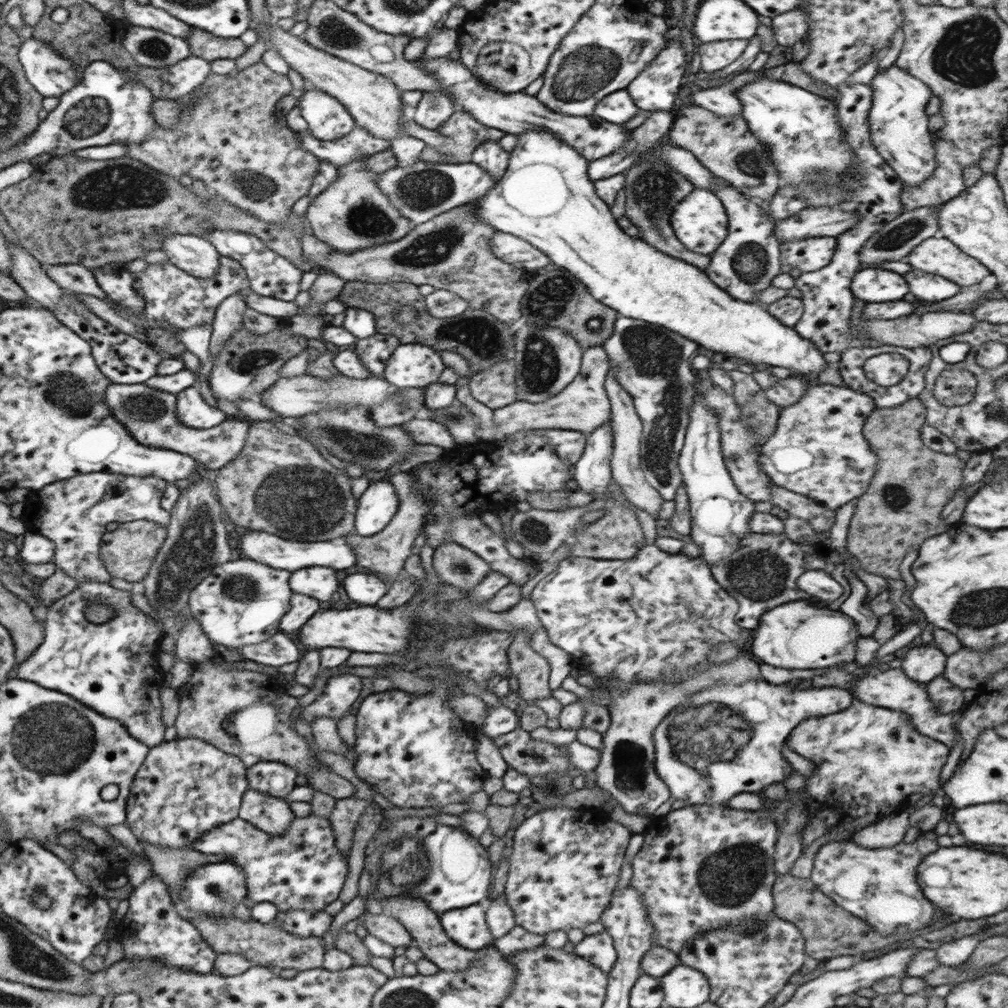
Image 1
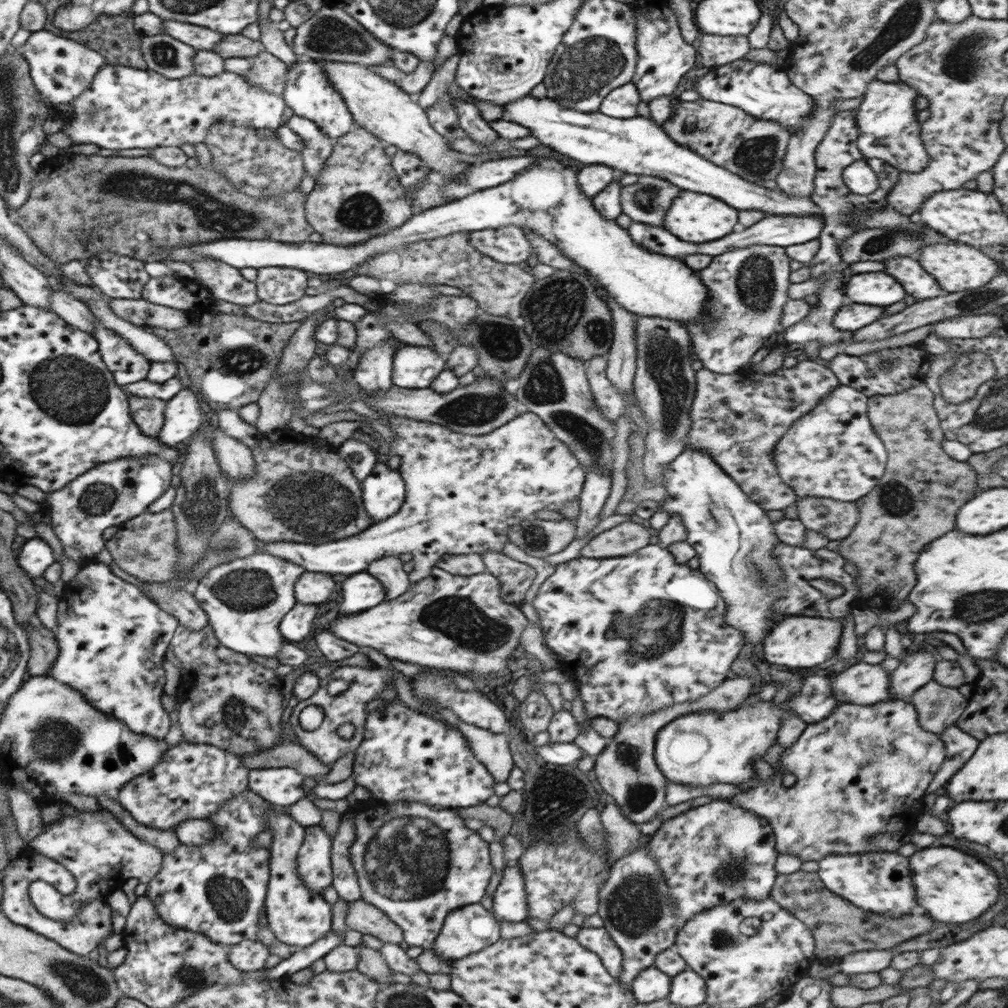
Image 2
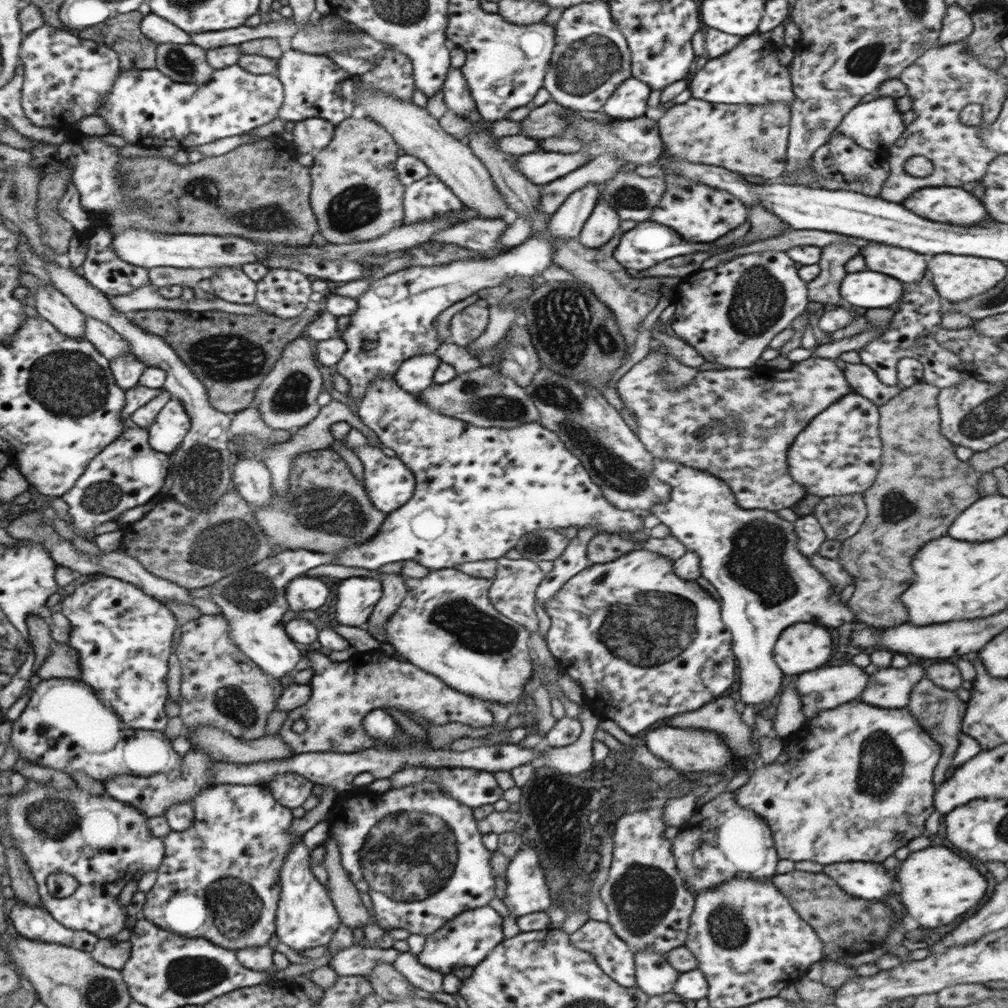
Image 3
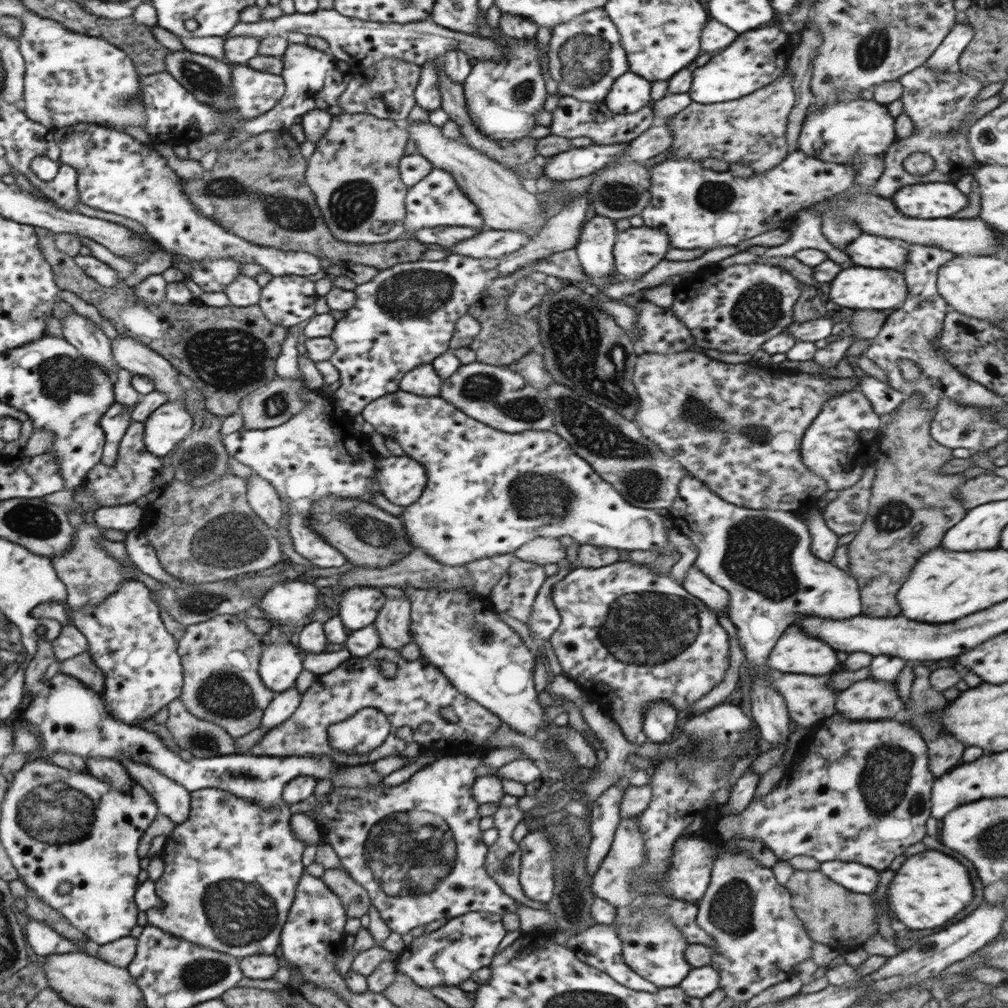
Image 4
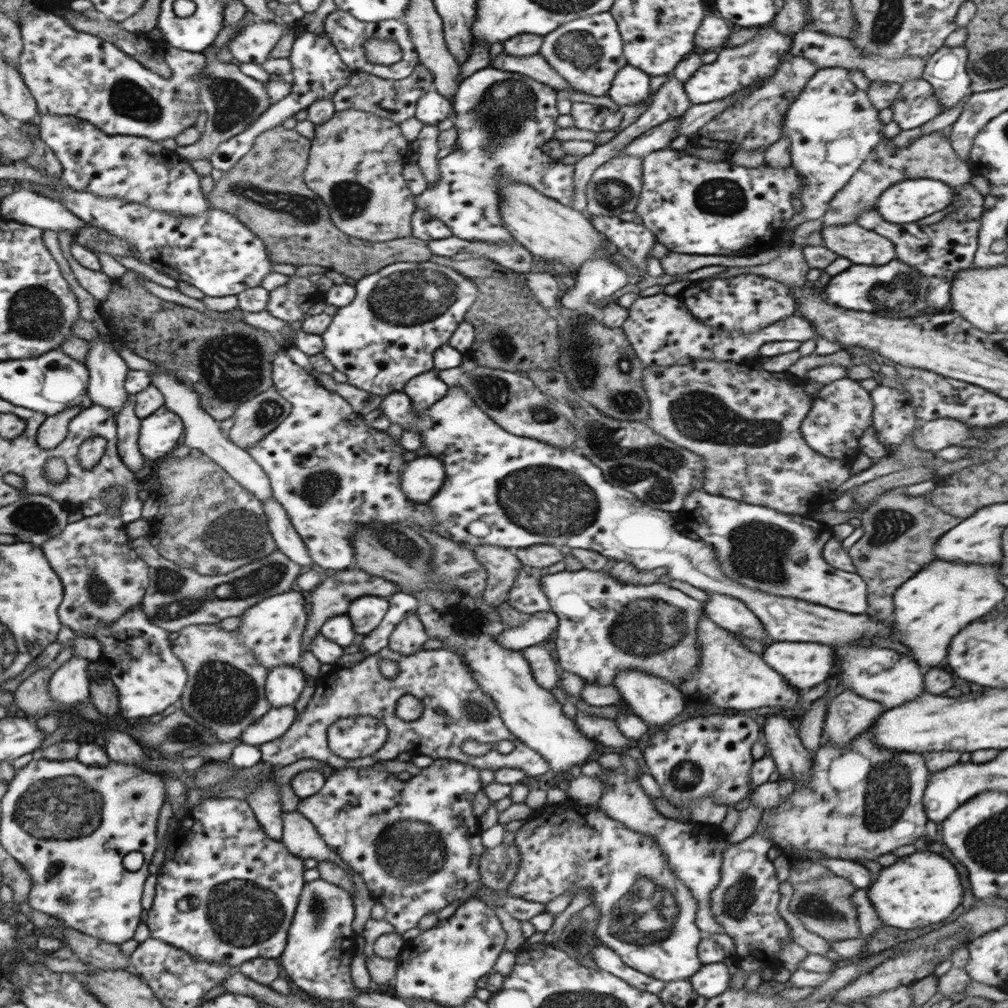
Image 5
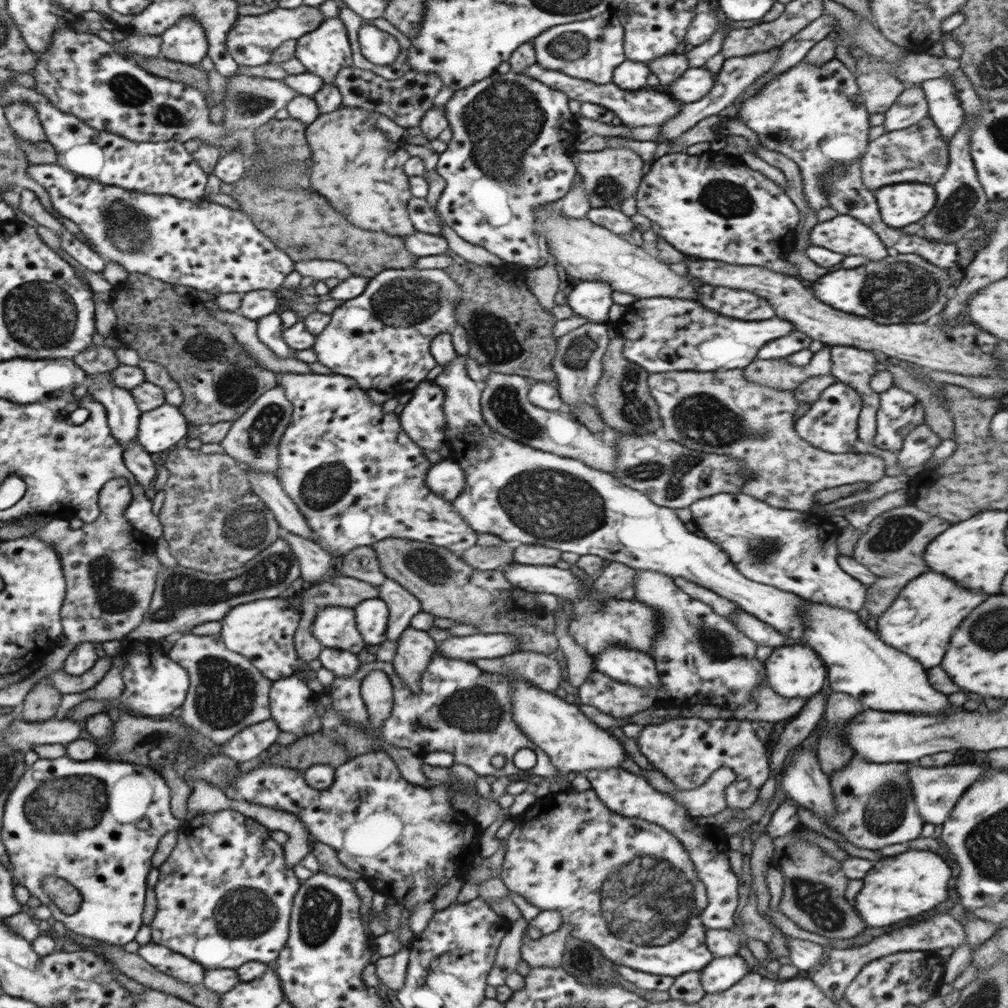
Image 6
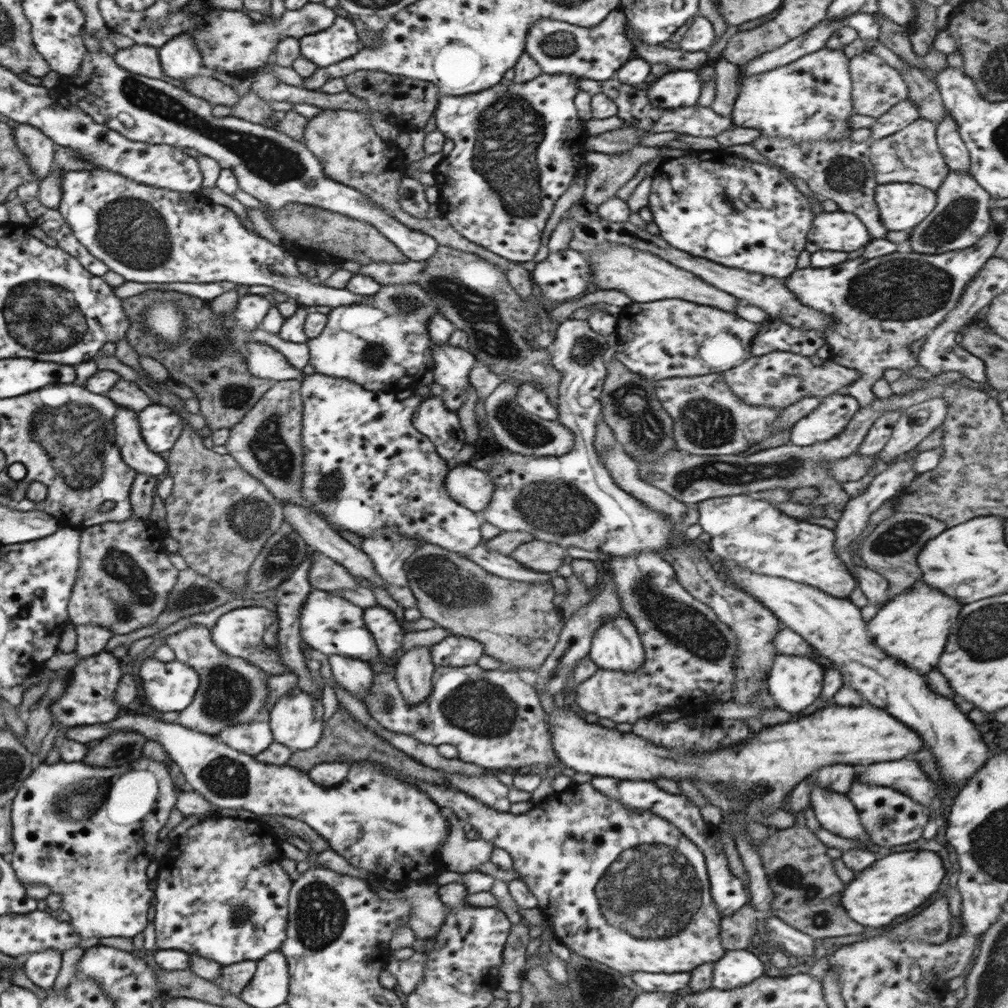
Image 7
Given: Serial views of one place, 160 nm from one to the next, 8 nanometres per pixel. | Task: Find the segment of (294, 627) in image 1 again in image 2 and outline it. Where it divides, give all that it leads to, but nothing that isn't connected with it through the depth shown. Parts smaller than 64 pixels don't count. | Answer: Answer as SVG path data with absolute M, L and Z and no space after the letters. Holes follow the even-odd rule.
M296 603L279 624L280 632L287 642L304 640L310 634L318 608L314 604Z

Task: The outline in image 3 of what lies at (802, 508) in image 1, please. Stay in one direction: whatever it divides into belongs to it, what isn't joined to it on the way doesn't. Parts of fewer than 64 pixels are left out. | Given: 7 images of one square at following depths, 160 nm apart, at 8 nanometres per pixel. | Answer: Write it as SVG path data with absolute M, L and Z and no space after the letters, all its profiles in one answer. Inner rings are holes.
M862 492L847 494L846 496L825 496L821 497L820 502L816 504L813 515L824 529L826 539L845 541L860 530L867 517L867 506Z

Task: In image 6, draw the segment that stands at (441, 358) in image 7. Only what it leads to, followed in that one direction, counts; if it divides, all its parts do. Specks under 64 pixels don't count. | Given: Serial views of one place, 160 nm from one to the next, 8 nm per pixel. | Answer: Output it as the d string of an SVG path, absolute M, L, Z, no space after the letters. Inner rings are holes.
M457 355L450 365L442 368L442 373L434 383L445 392L443 408L448 424L445 428L447 440L454 438L464 440L464 436L468 434L472 440L468 442L468 448L464 446L464 450L456 452L458 458L455 462L460 464L460 468L464 471L466 488L451 500L453 509L462 516L472 530L479 534L493 534L499 536L501 540L520 544L546 545L560 552L574 552L580 556L596 555L611 562L621 562L635 570L653 570L674 579L680 576L734 601L742 611L769 624L774 630L792 638L796 643L804 640L805 618L800 615L798 608L805 604L805 599L746 578L734 568L726 551L706 537L688 531L674 509L654 504L646 493L625 486L610 473L591 468L581 460L539 451L496 432L482 418L482 386L470 379L466 360L468 356ZM472 450L478 450L478 466L470 466L470 462L462 458L468 456L468 452Z

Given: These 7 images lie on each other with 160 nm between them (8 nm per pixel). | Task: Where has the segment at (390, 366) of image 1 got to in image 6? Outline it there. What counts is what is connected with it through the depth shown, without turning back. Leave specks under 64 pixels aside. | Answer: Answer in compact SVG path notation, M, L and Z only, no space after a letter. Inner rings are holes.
M425 379L409 394L409 401L400 414L404 432L424 450L437 451L447 444L444 393L434 382Z

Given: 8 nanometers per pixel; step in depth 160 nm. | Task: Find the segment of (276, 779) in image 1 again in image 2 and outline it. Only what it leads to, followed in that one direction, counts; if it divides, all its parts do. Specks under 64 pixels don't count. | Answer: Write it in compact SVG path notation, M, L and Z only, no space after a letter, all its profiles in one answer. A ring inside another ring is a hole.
M261 768L249 769L249 789L258 793L264 800L278 808L287 809L291 804L297 803L306 796L302 782L305 776L293 768Z

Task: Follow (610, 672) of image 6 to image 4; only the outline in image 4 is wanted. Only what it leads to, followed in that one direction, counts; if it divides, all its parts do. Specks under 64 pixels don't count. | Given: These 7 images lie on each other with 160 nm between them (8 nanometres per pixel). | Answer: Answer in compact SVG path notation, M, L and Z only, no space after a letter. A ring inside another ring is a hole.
M657 700L651 704L644 717L643 733L652 742L668 742L676 739L678 710L667 700Z

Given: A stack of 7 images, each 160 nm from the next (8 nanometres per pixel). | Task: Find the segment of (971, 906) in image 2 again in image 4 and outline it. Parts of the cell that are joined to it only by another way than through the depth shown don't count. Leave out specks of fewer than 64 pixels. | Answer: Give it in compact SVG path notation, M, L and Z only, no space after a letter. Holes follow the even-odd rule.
M930 850L910 856L900 870L896 872L890 890L888 890L888 906L894 916L904 922L912 930L936 928L952 920L958 912L962 912L974 896L974 886L970 882L968 870L948 854Z

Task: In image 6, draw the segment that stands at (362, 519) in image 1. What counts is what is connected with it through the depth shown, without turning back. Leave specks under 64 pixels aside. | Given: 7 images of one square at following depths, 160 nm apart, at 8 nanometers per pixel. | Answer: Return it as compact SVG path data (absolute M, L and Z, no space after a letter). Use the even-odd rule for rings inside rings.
M443 460L430 466L430 472L426 472L426 487L447 501L455 499L464 488L466 479L460 464L455 461Z

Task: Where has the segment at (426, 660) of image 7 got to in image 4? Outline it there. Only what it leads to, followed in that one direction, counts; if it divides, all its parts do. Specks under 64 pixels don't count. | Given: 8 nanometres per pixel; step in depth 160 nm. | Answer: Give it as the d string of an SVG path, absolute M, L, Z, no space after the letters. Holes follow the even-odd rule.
M406 597L387 598L382 605L382 610L373 623L382 647L399 651L413 640L410 632L410 601Z

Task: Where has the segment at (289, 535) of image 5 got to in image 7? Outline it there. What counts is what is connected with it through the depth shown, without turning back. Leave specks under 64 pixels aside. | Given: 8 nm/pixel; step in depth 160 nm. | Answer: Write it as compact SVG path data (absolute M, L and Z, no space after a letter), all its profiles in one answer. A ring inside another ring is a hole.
M314 551L309 559L308 582L313 589L334 592L352 590L358 586L354 576L328 555Z

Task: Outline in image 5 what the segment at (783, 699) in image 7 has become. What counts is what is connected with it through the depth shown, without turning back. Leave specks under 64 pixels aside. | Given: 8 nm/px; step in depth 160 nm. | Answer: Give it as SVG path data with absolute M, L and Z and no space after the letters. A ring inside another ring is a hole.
M770 641L765 644L761 657L795 689L804 692L826 681L833 672L835 650L833 647L815 642Z

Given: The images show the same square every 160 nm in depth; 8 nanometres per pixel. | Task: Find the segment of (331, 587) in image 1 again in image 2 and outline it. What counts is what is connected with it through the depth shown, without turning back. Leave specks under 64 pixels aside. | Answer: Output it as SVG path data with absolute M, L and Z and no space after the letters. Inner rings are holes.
M304 571L294 585L298 603L320 604L332 594L334 580L326 573Z

